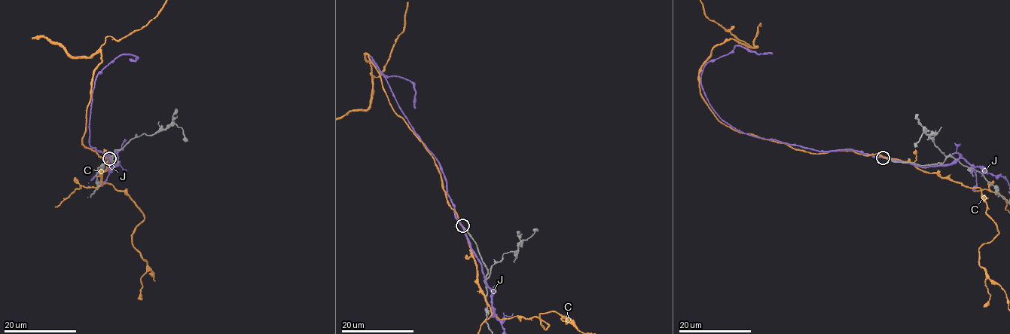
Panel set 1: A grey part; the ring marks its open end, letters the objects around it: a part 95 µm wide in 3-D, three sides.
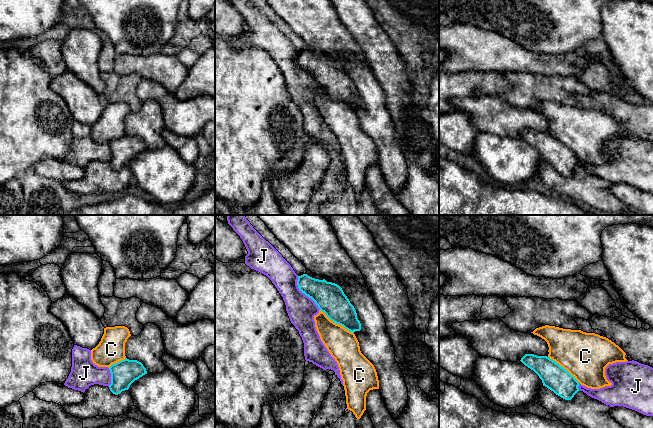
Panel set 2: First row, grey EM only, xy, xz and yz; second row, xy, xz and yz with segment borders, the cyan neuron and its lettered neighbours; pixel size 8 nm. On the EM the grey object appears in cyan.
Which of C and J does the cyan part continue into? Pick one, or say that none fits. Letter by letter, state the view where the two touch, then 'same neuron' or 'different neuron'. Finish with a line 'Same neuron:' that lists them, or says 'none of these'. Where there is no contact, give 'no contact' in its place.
C: contact in xz; different neuron
J: contact in xz; different neuron
Same neuron: none of these

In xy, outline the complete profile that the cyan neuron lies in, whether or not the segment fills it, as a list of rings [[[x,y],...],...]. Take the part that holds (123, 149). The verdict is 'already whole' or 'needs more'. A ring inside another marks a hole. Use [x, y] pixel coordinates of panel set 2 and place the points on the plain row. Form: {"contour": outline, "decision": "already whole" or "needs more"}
{"contour": [[[127,134],[112,140],[109,146],[111,149],[109,165],[115,171],[128,166],[135,156],[147,150],[146,144],[141,138]]], "decision": "already whole"}

